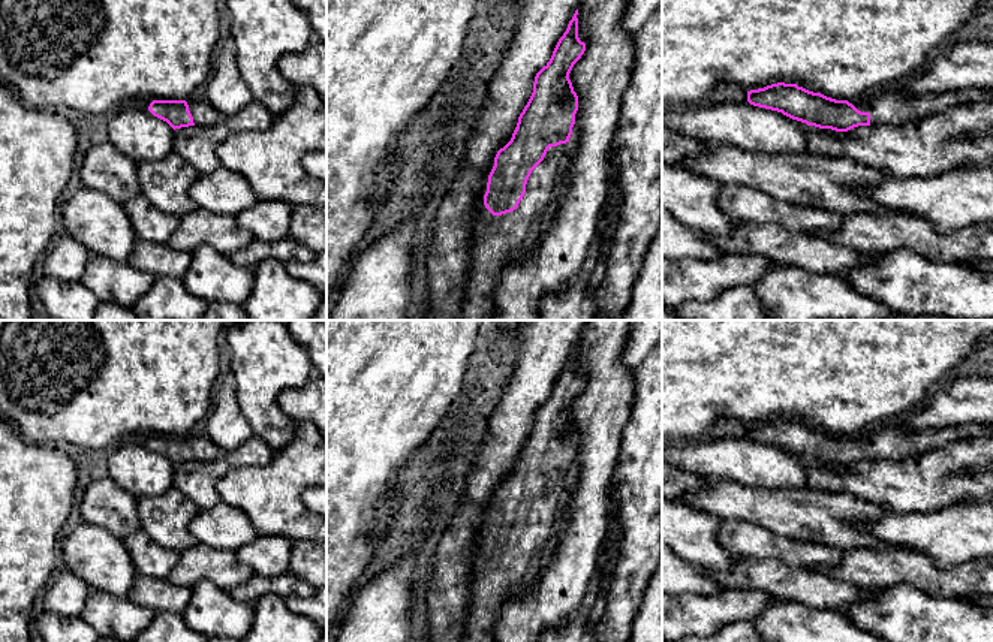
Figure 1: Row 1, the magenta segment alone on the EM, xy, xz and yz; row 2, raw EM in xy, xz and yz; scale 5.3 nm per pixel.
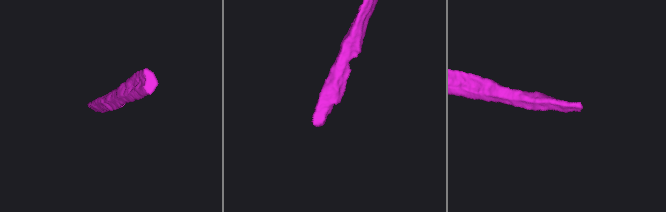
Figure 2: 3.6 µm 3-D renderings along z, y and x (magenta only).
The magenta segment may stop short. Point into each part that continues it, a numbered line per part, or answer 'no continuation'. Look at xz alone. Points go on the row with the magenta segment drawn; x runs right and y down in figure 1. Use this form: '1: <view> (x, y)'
1: xz (497, 240)

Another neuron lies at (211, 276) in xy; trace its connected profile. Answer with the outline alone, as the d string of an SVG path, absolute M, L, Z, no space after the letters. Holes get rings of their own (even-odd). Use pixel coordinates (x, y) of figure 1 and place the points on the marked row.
M208 244L192 251L192 263L181 277L186 289L207 302L225 301L243 305L249 298L255 274L231 262Z

